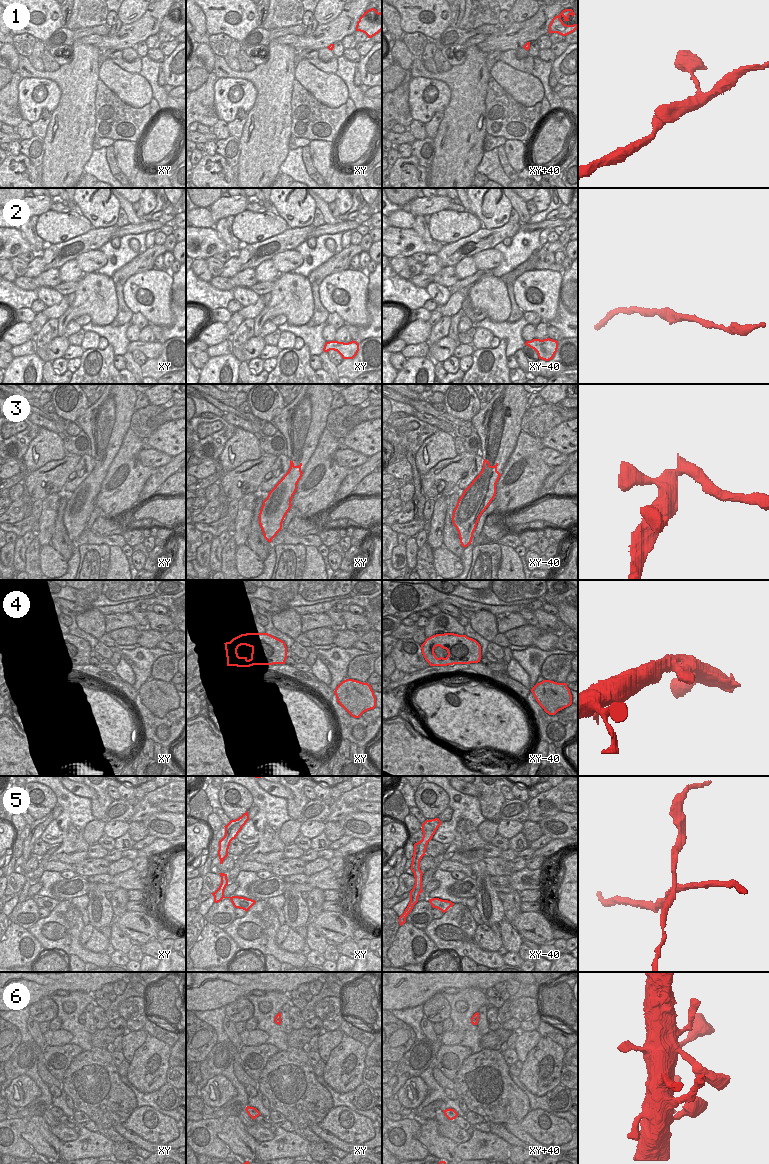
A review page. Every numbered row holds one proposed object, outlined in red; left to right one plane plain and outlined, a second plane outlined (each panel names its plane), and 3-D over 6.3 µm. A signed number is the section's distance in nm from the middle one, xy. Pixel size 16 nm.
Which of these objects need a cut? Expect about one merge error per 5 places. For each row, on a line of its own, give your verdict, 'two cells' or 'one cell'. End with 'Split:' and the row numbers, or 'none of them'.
1: one cell
2: one cell
3: two cells
4: one cell
5: one cell
6: one cell
Split: 3

